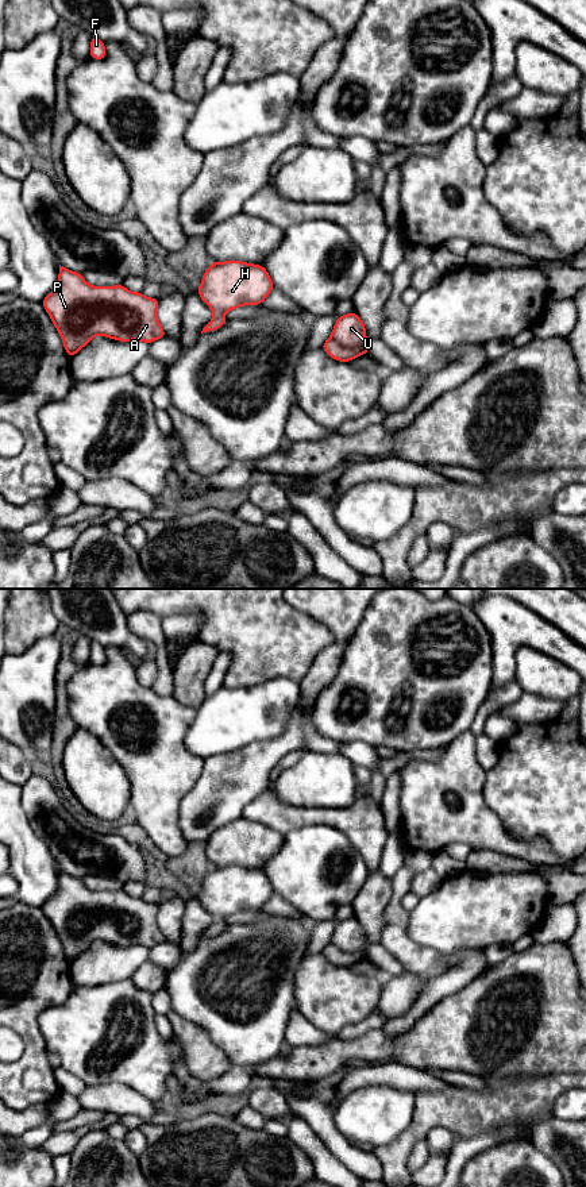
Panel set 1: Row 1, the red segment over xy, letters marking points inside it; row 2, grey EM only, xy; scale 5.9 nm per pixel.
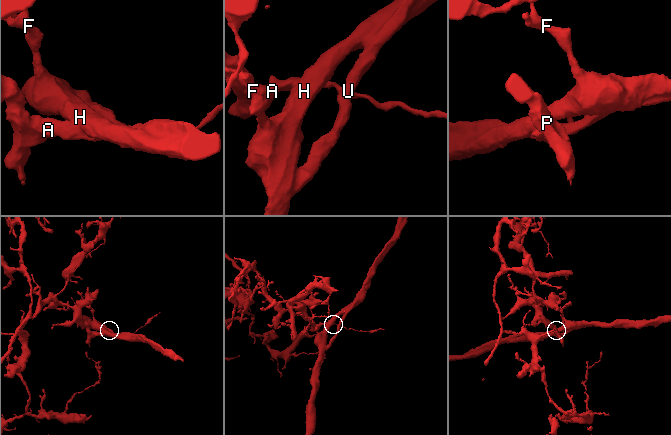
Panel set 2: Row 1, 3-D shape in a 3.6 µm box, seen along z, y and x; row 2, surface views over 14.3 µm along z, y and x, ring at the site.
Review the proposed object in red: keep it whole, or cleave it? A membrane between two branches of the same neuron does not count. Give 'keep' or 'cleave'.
cleave

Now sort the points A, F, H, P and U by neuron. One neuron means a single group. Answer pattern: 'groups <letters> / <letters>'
groups A P / F H U

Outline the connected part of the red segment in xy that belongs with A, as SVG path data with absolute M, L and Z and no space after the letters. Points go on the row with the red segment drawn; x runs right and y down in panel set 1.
M59 265L58 285L42 304L61 335L69 359L85 347L93 336L101 335L120 342L142 340L147 344L166 338L157 317L158 298L146 297L142 292L134 293L116 286L92 286L81 273L70 271Z

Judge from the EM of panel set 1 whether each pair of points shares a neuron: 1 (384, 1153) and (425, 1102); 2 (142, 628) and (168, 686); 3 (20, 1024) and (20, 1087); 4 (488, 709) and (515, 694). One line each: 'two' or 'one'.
1: one
2: one
3: one
4: one

